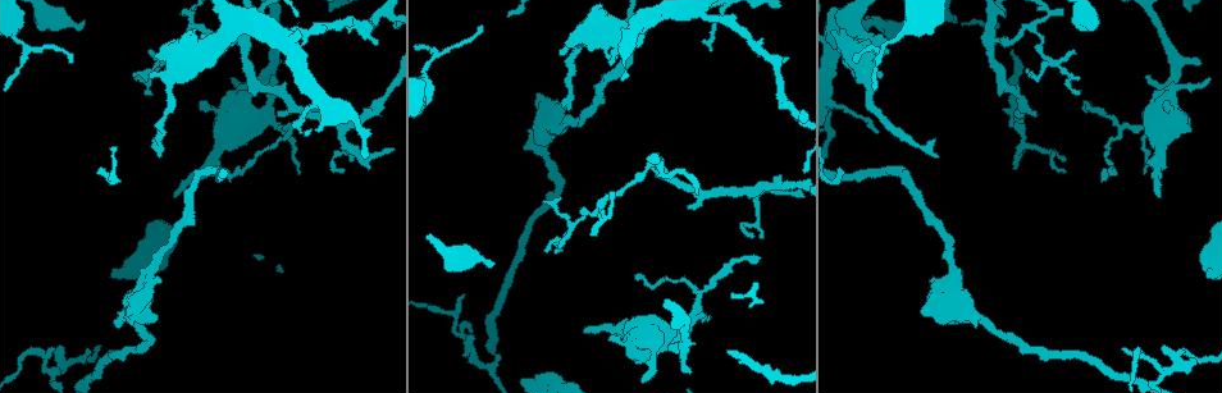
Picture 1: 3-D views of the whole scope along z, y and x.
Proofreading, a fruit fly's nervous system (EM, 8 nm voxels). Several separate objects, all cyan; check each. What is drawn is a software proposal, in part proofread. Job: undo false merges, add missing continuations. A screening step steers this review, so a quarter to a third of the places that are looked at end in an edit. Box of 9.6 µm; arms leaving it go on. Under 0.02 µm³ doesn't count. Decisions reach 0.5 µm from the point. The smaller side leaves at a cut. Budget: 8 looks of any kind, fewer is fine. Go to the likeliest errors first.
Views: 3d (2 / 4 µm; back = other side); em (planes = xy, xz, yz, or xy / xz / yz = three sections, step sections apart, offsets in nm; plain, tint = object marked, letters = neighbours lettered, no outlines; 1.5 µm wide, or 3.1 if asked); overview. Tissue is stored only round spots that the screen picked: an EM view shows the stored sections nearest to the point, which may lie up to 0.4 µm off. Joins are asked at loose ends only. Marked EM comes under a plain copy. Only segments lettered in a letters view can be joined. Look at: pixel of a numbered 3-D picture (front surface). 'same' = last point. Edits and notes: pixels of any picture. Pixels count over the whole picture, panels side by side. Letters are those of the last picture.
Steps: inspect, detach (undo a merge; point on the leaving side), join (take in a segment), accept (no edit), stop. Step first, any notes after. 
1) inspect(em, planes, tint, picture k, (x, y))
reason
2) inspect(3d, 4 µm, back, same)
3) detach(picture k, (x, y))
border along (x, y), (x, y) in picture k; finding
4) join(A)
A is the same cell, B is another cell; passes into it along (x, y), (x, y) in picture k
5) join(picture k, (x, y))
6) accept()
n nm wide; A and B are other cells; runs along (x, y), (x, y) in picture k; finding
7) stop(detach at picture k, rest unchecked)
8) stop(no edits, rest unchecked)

inspect(em, planes, letters, picture 1, (492, 265))

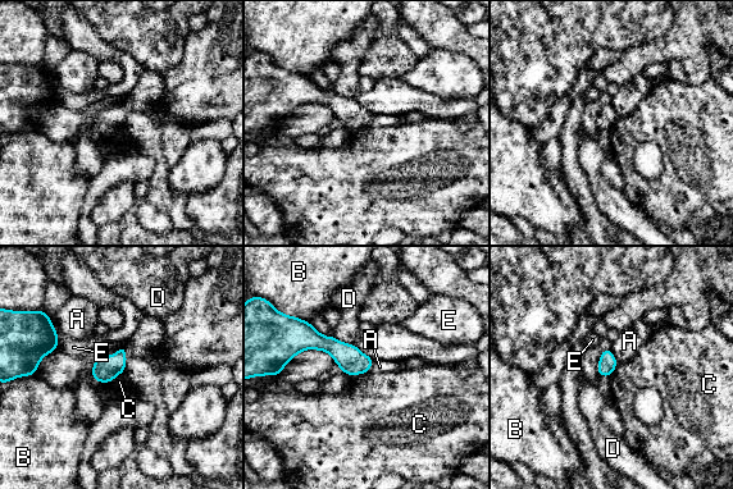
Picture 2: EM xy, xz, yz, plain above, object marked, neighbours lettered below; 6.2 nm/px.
accept()
A, B, C, D and E are other cells; border along (48, 316), (58, 334) in picture 2; no lettered segment goes on from it

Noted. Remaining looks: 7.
inspect(3d, 4 µm, picture 1, (133, 77))
tapers out

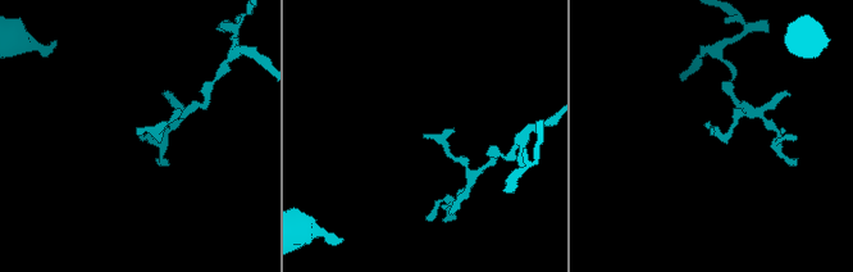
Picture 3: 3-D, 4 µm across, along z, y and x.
inspect(em, planes, letters, picture 3, (711, 133))

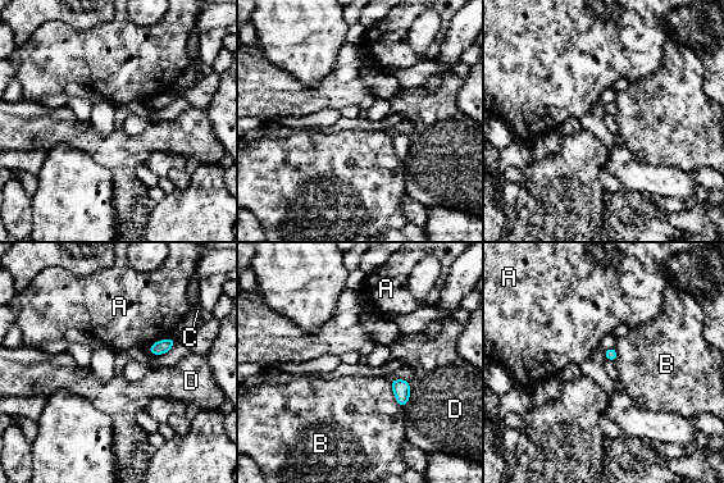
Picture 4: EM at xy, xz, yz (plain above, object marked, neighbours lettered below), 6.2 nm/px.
accept()
A, B, C and D are other cells; no lettered segment goes on from it

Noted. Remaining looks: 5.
inspect(em, yz, step 4, tint, picture 1, (888, 50))
an open end

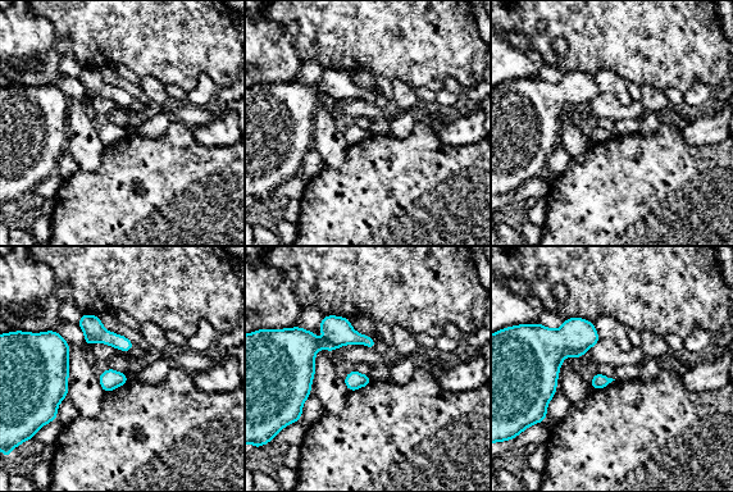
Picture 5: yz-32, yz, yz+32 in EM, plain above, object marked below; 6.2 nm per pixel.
inspect(em, planes, letters, same)
cut it another way

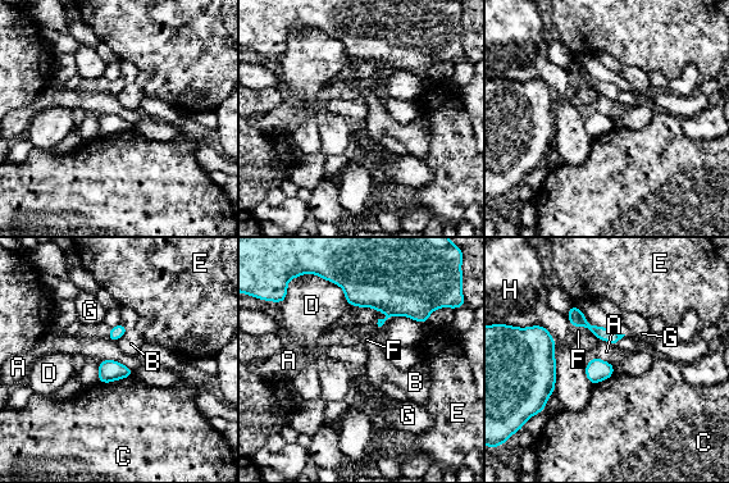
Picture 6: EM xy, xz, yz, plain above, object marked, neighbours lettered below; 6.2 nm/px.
accept()
A, B, C, D, E, F, G and H are other cells; border along (99, 361), (117, 360), (133, 372) in picture 6; none of them fits

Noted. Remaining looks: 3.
stop(no edits, rest unchecked)

